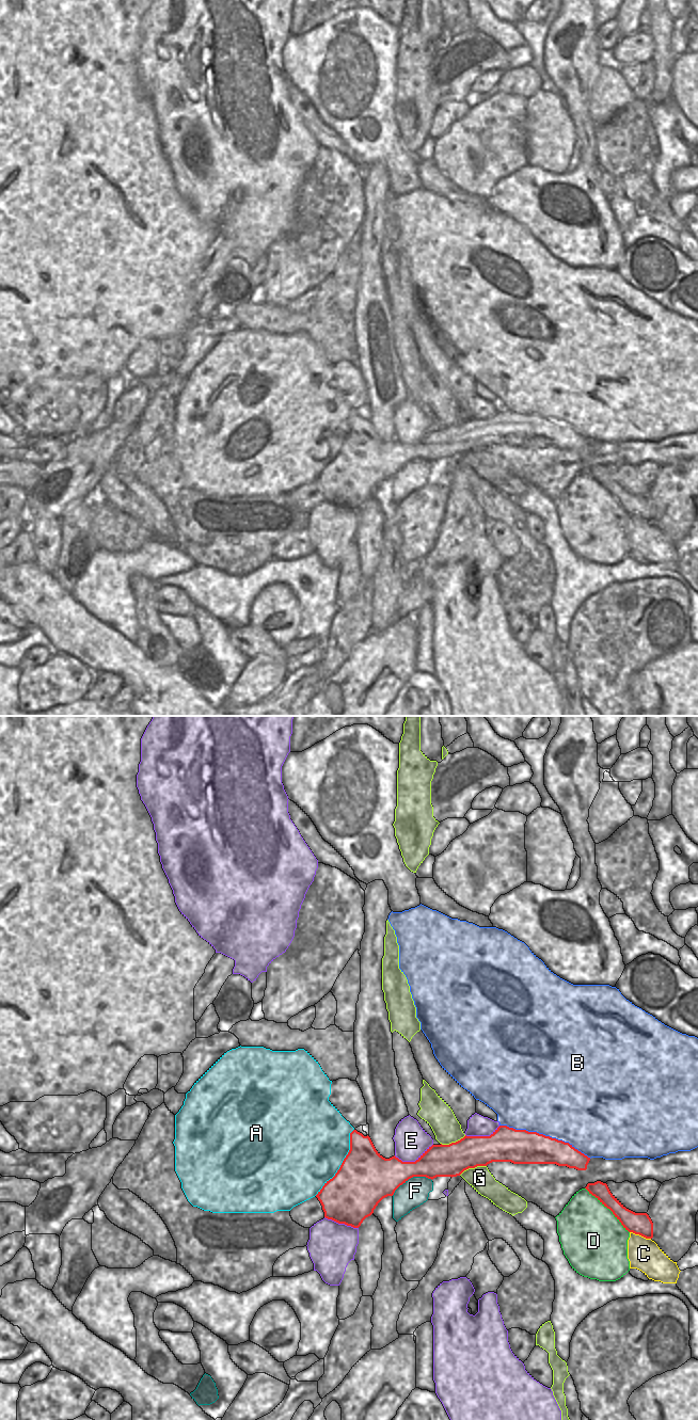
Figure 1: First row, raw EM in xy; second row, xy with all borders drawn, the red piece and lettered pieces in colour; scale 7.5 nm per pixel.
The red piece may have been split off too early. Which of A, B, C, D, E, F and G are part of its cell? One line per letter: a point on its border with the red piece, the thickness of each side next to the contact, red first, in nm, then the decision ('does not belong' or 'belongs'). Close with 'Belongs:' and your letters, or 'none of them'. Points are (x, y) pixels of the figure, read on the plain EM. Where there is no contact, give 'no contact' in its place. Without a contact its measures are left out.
A: xy (343, 445) | 400/480 nm | does not belong
B: xy (544, 418) | 260/500 nm | does not belong
C: xy (640, 517) | 160/240 nm | does not belong
D: xy (608, 491) | 160/460 nm | does not belong
E: xy (413, 445) | 280/240 nm | does not belong
F: xy (411, 460) | 300/200 nm | does not belong
G: xy (472, 450) | 240/170 nm | does not belong
Belongs: none of them

